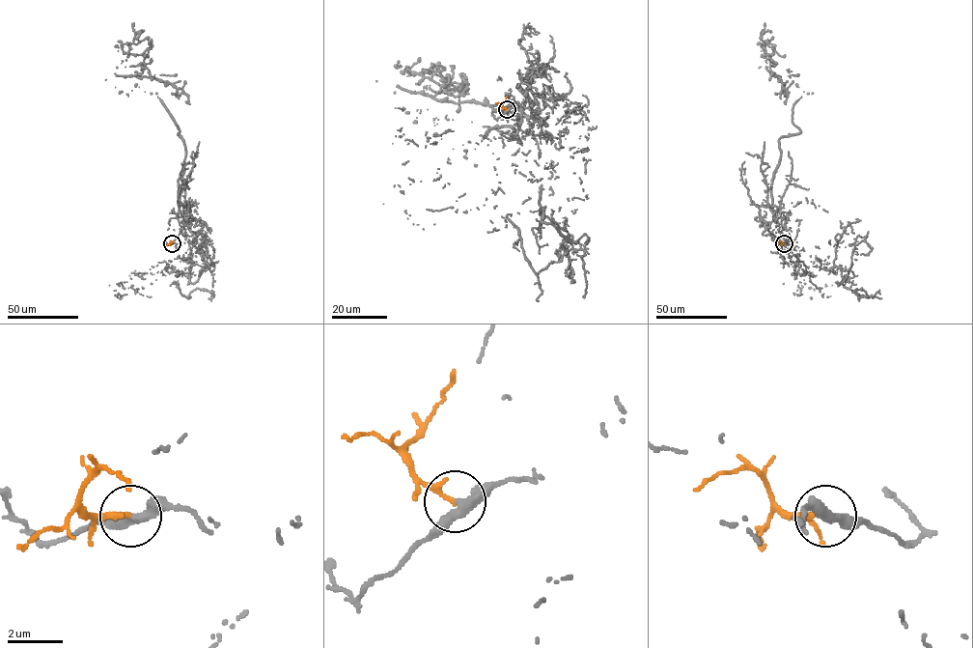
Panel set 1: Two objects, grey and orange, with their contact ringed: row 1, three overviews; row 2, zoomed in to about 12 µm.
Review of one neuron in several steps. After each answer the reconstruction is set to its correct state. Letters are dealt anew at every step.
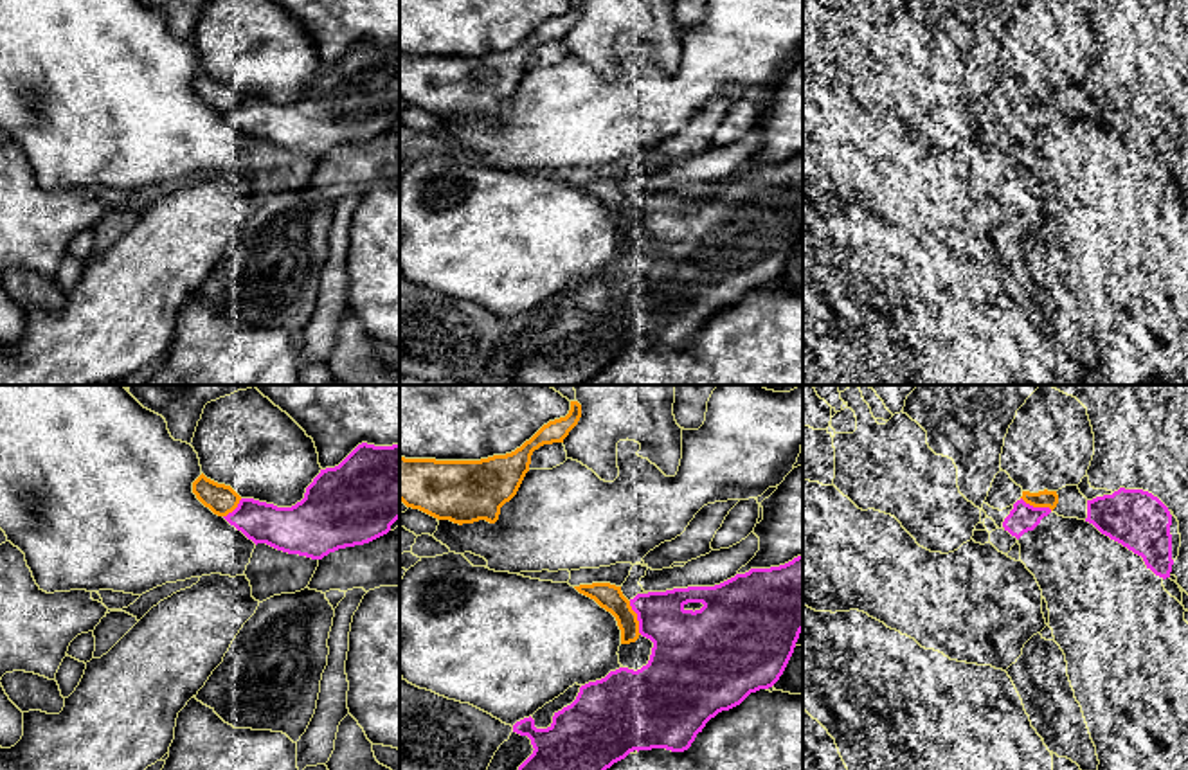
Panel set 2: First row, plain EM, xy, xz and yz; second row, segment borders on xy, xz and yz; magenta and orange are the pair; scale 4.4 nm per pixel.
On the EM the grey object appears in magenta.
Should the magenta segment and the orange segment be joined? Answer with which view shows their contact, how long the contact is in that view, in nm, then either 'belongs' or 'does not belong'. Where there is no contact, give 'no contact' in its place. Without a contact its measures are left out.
contact in xz; length 160 nm; belongs

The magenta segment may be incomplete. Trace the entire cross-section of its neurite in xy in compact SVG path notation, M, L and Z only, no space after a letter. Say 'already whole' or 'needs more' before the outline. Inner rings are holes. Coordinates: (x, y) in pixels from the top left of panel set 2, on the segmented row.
needs more | M400 443L358 444L338 466L320 470L306 488L304 498L292 507L241 498L230 486L218 484L203 473L193 482L193 493L256 545L266 543L288 554L322 560L338 549L364 545L387 534L400 518Z

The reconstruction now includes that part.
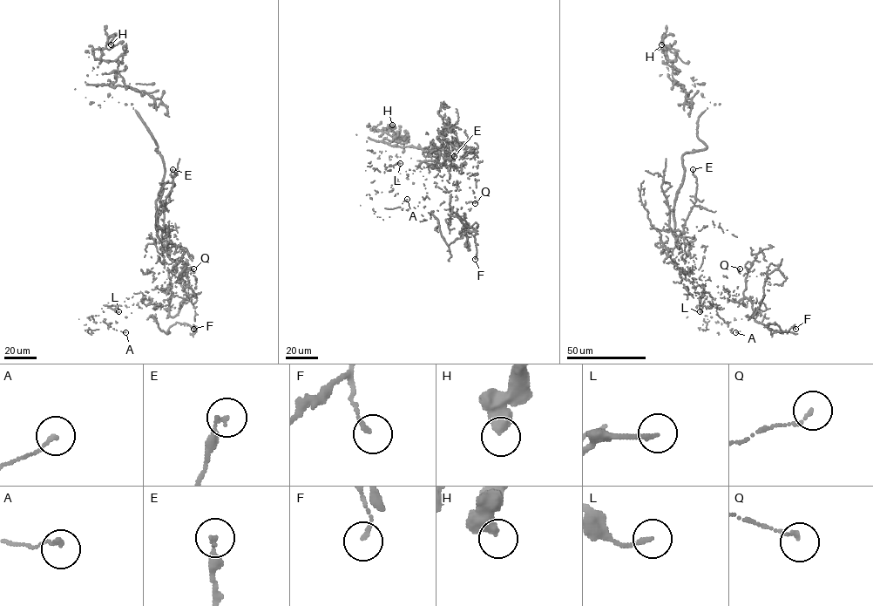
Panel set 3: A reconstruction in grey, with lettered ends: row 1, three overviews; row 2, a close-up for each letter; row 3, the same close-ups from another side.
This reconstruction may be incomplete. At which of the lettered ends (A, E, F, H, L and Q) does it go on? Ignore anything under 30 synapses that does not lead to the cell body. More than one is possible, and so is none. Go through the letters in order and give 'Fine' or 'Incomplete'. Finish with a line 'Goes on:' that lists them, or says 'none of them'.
A: Fine
E: Fine
F: Fine
H: Fine
L: Fine
Q: Fine
Goes on: none of them

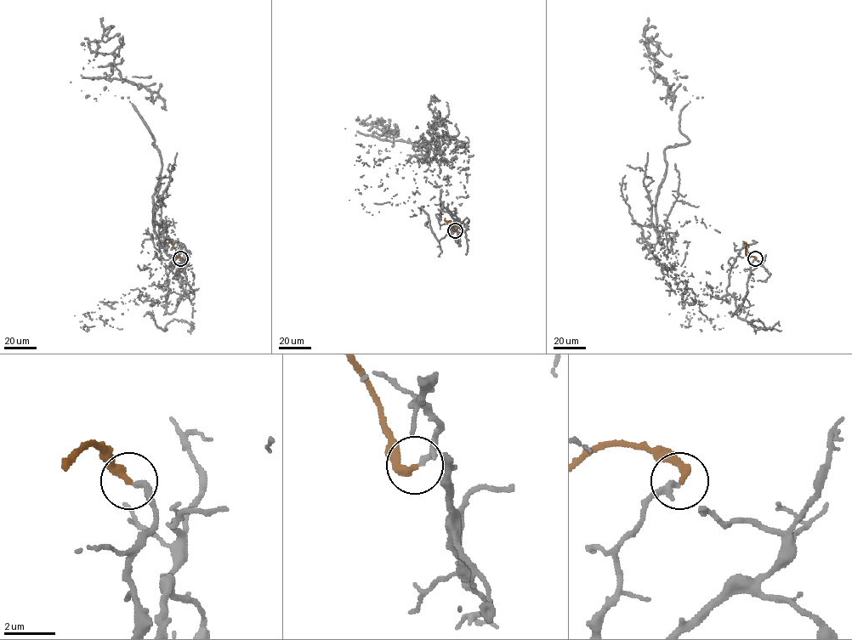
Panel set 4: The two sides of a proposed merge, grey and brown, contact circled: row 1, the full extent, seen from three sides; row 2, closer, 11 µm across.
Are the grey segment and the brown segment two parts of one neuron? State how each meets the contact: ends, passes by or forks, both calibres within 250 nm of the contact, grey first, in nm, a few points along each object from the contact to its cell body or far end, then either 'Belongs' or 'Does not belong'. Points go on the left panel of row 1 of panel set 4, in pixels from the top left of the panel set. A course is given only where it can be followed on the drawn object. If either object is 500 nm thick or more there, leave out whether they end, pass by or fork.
At the ring grey ends. At the ring brown ends. Thickness 280 nm (grey) against 320 nm. Course of grey: (180, 258), (169, 314), (144, 288), (184, 269), (155, 254), (160, 152), (93, 80), (116, 67), (107, 36). Course of brown: (180, 258), (175, 257), (176, 250), (170, 241). Belongs

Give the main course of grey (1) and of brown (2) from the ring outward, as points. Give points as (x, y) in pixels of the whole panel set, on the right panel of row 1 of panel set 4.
1: (755, 258), (736, 314), (656, 263), (664, 150), (697, 98), (644, 36)
2: (755, 258), (746, 255), (746, 243), (743, 241)

